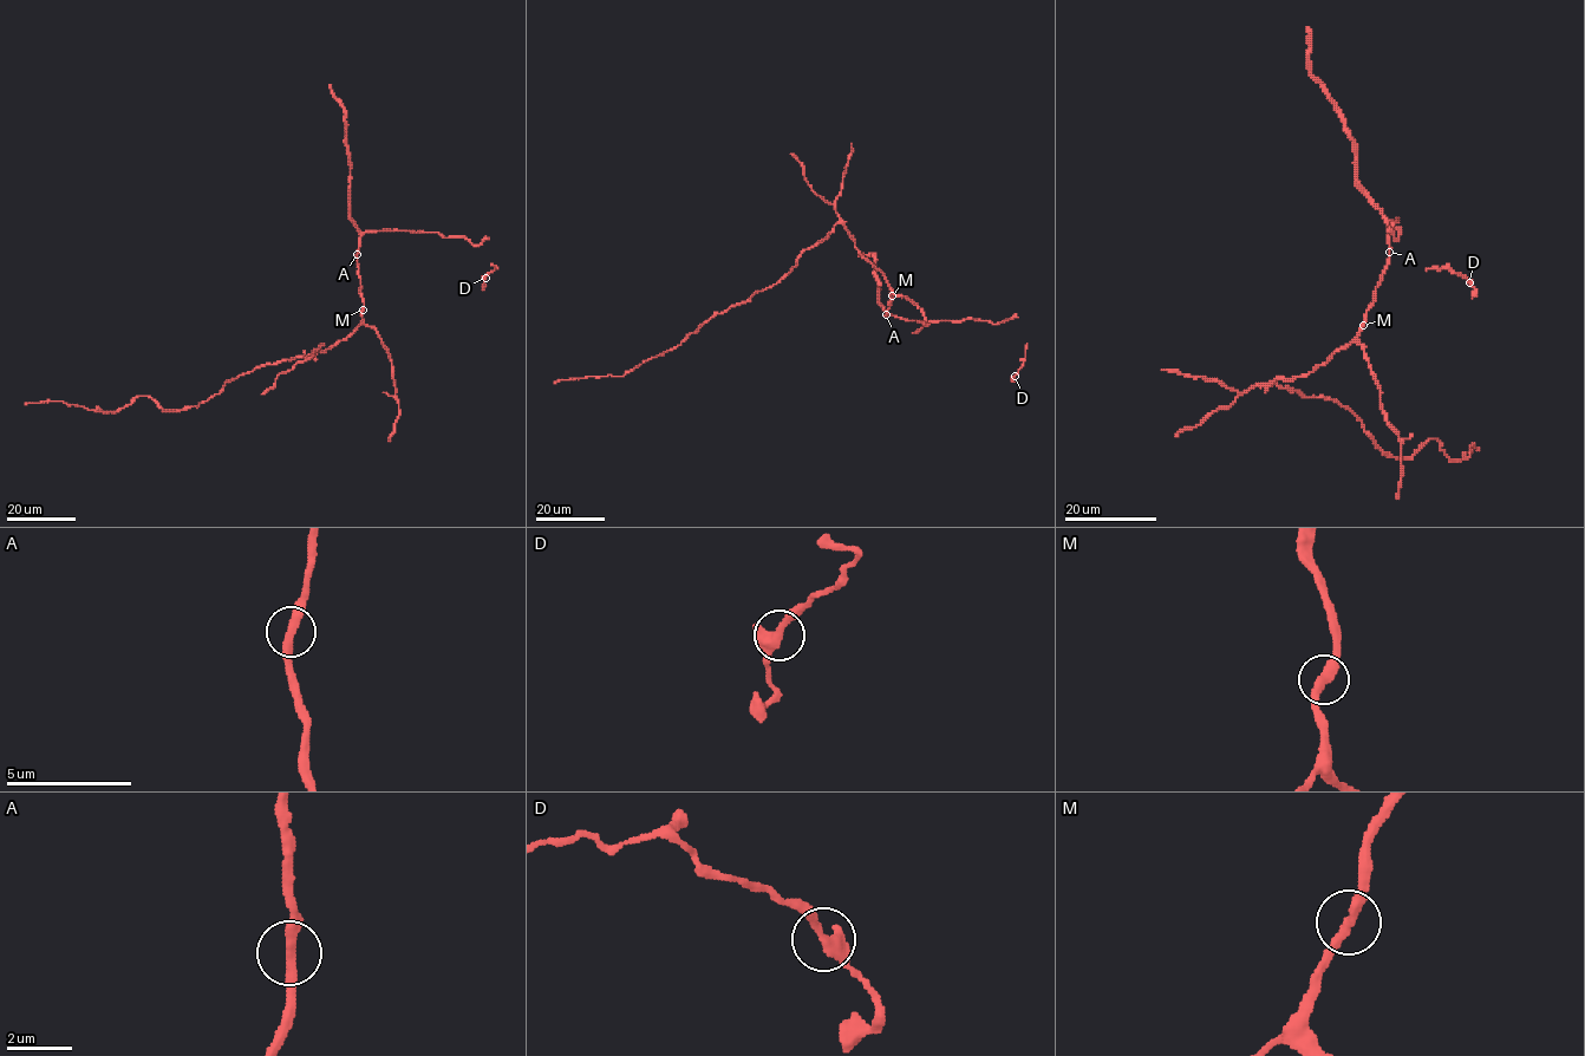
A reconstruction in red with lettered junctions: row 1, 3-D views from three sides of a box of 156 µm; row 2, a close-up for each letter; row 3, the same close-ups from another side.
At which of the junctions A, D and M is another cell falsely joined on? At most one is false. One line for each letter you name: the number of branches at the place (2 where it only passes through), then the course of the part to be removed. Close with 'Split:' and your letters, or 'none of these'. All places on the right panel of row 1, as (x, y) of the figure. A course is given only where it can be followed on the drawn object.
Split: none of these

